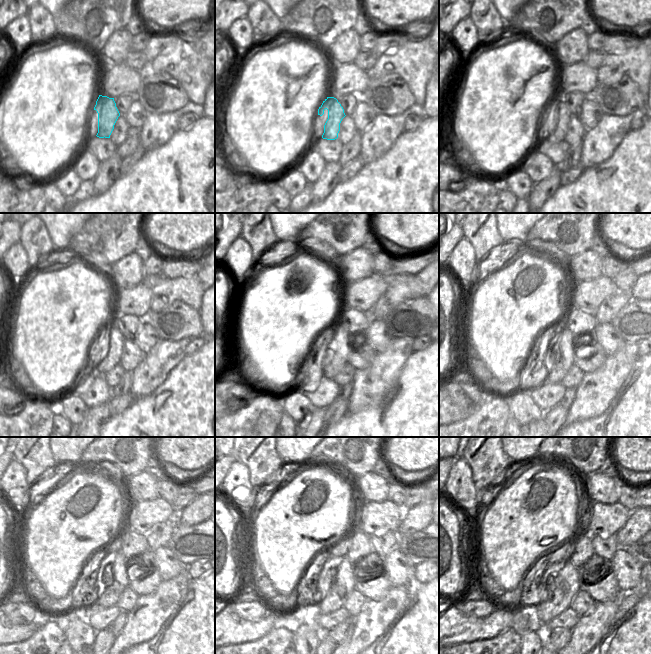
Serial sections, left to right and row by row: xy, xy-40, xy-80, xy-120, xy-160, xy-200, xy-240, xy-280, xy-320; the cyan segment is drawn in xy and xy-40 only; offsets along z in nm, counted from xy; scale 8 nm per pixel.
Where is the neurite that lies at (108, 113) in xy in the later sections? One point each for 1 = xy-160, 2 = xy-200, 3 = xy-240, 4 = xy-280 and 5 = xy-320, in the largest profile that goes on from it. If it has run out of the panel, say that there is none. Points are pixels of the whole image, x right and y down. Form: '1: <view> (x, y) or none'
1: xy-160 (334, 356)
2: xy-200 (559, 358)
3: xy-240 (114, 573)
4: xy-280 (340, 582)
5: xy-320 (563, 585)

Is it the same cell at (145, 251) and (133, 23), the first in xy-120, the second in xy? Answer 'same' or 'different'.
same

